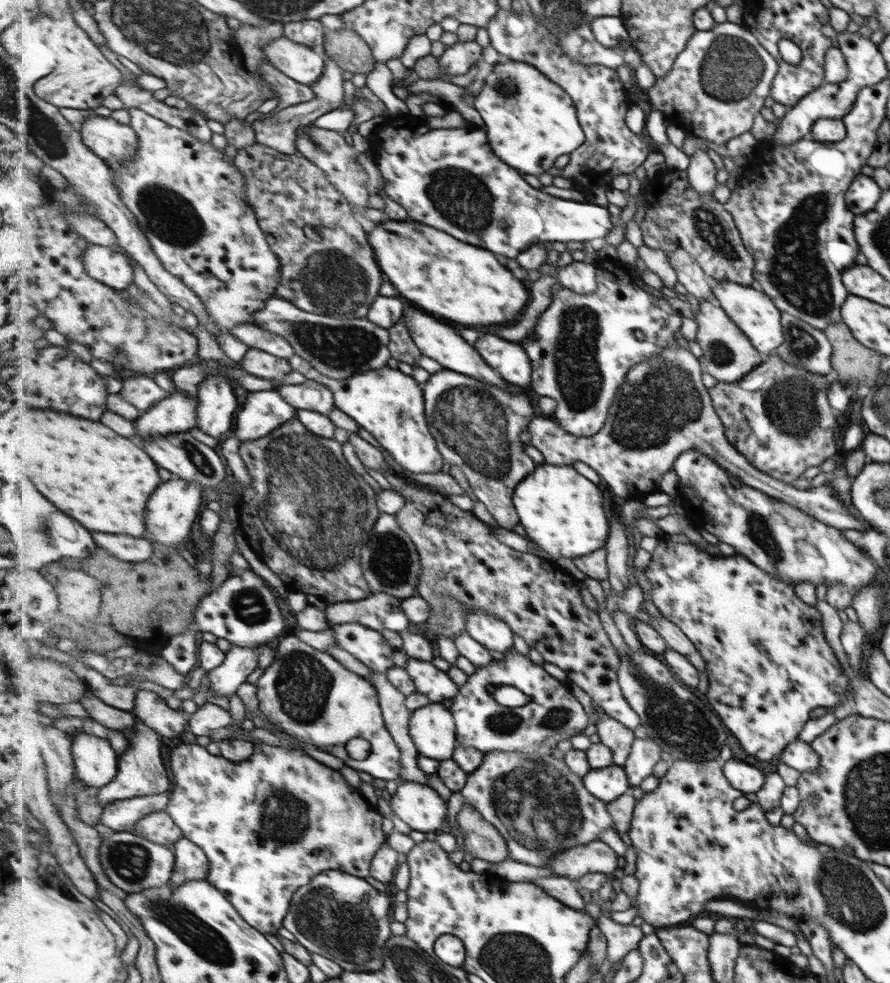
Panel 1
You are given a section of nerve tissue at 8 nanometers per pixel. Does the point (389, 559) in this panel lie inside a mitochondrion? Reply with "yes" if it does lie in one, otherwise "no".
yes

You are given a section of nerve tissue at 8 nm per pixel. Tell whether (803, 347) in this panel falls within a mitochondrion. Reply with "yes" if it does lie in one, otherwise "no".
yes

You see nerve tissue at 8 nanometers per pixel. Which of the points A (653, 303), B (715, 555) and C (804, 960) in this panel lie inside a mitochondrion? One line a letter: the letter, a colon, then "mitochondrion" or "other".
A: other
B: other
C: other

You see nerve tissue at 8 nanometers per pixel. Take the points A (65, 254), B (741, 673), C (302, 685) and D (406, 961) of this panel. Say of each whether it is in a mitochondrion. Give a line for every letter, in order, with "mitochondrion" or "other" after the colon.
A: other
B: other
C: mitochondrion
D: mitochondrion

